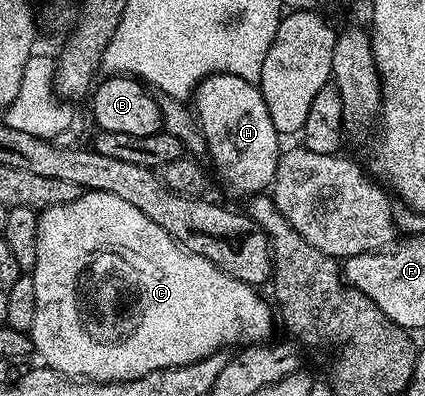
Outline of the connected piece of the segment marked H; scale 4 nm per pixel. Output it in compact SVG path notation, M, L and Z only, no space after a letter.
M208 74L197 83L196 90L201 93L201 107L195 111L201 135L205 138L204 149L213 157L213 166L217 169L217 178L229 190L237 194L252 196L268 191L273 184L277 171L277 141L279 135L271 122L271 115L264 103L264 96L254 83L230 74Z

